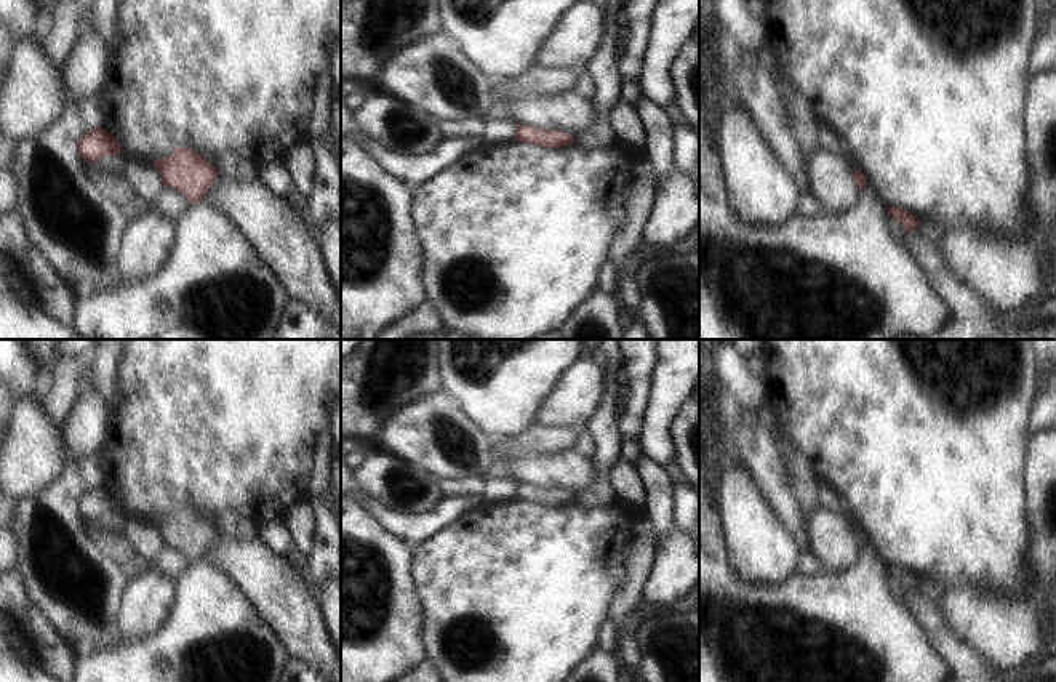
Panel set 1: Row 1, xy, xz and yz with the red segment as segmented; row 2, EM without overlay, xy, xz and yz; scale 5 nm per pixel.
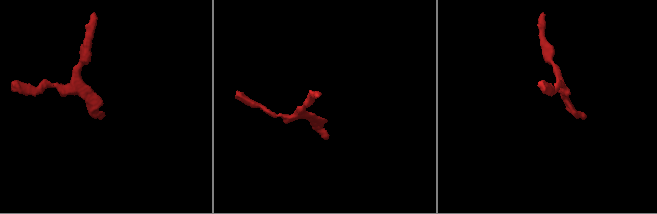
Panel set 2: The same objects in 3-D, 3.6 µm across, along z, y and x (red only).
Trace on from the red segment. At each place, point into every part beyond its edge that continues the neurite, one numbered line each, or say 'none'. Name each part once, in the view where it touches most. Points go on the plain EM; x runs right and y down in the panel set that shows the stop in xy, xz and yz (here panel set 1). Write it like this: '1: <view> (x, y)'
none

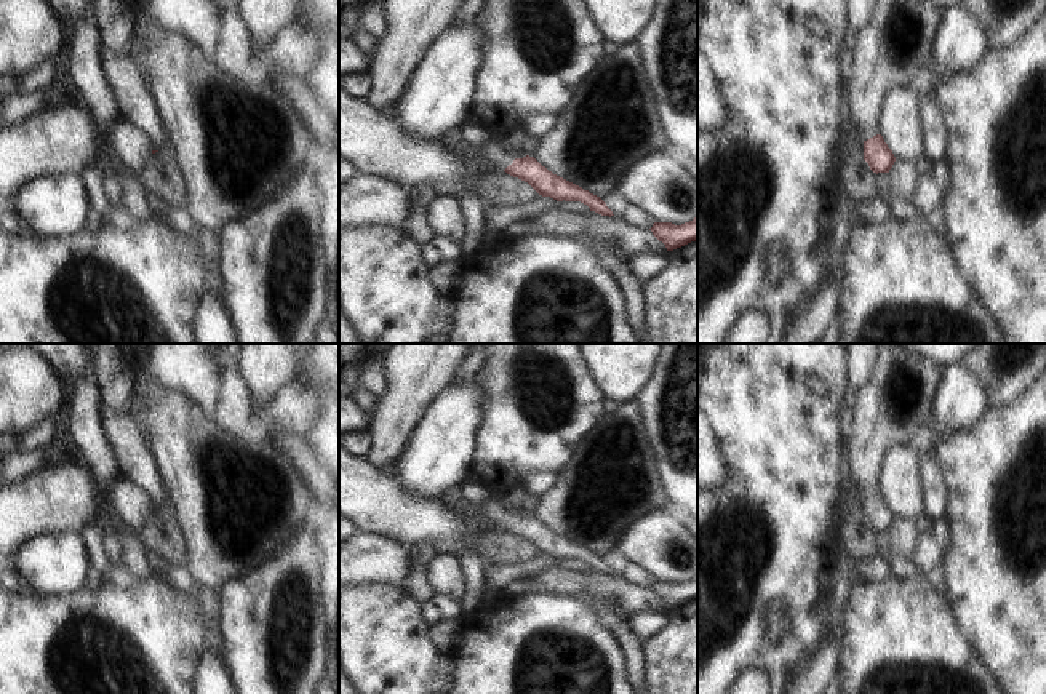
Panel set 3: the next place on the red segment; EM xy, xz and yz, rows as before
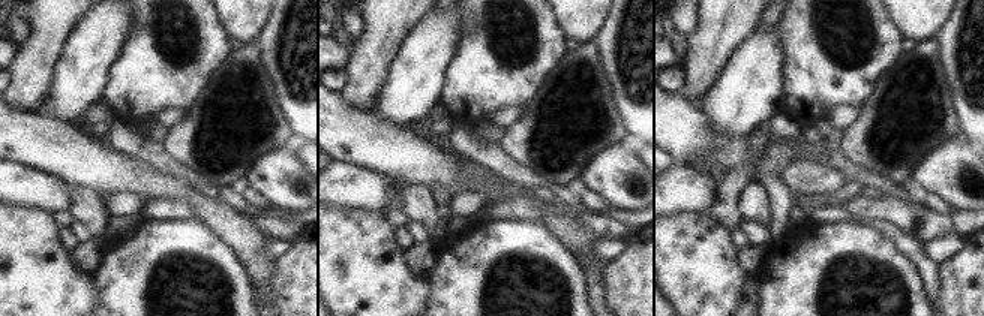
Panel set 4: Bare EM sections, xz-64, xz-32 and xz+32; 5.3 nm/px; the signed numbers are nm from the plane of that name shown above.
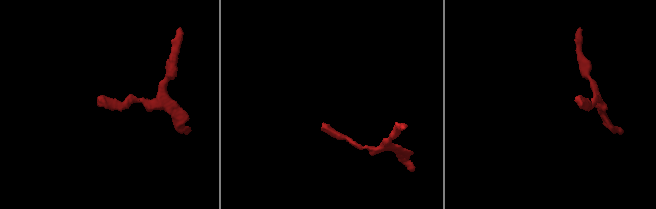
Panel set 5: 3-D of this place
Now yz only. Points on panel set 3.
none

